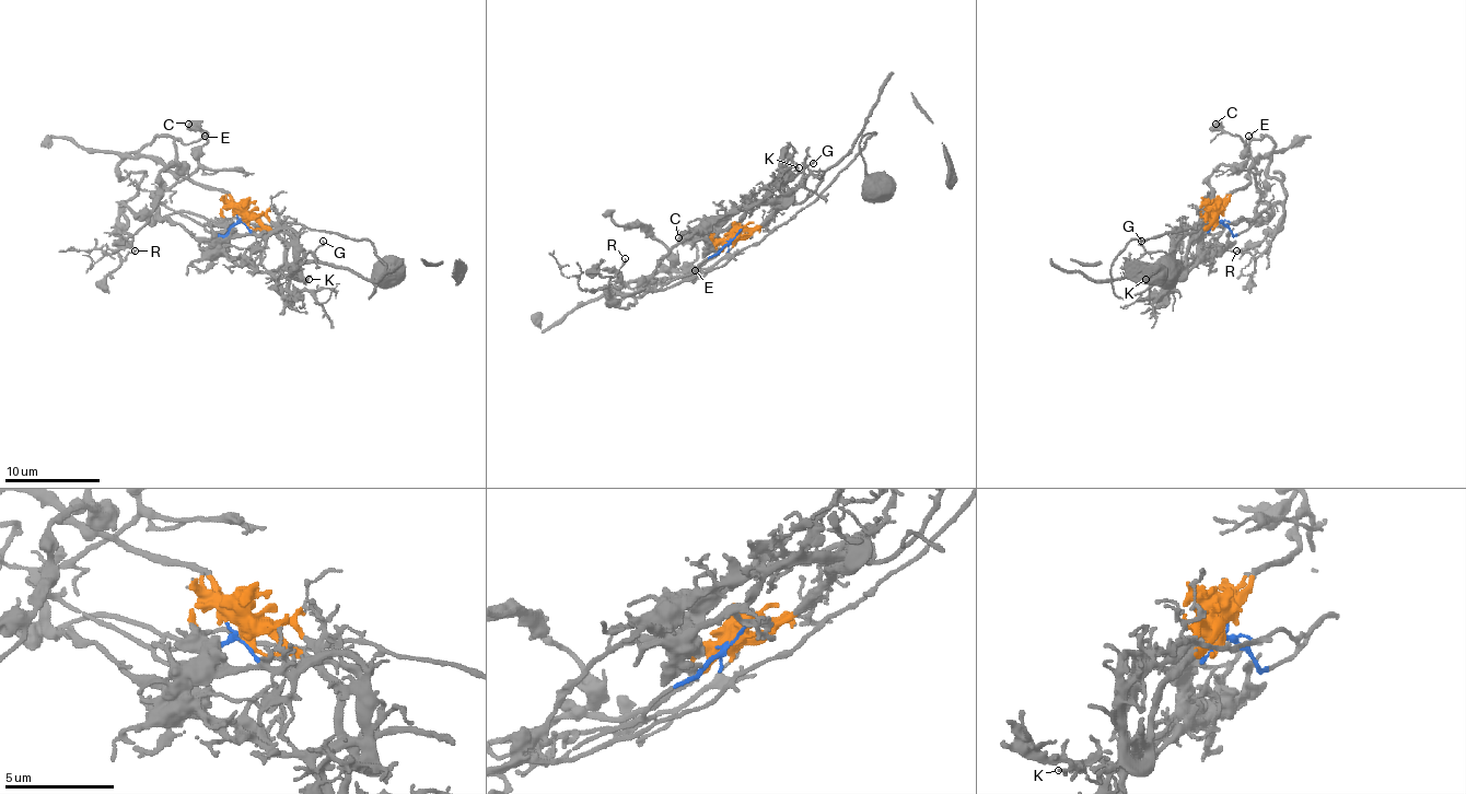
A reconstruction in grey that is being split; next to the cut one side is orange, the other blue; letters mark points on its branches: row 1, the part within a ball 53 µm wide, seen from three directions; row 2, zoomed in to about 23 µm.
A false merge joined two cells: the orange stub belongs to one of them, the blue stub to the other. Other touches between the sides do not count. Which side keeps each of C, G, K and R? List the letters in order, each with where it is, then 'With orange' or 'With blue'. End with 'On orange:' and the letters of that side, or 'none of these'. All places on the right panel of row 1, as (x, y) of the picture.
C: Place: (1216, 124). With blue
G: Place: (1141, 241). With orange
K: Place: (1145, 279). With orange
R: Place: (1236, 250). With blue
On orange: G, K

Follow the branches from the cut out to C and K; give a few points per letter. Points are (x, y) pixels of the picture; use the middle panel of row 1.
C: (732, 238), (691, 272), (654, 289), (661, 279), (687, 275), (687, 265), (697, 258), (697, 248), (677, 236)
K: (732, 238), (752, 234), (775, 210), (770, 196), (772, 184), (778, 179), (794, 177), (799, 167)

